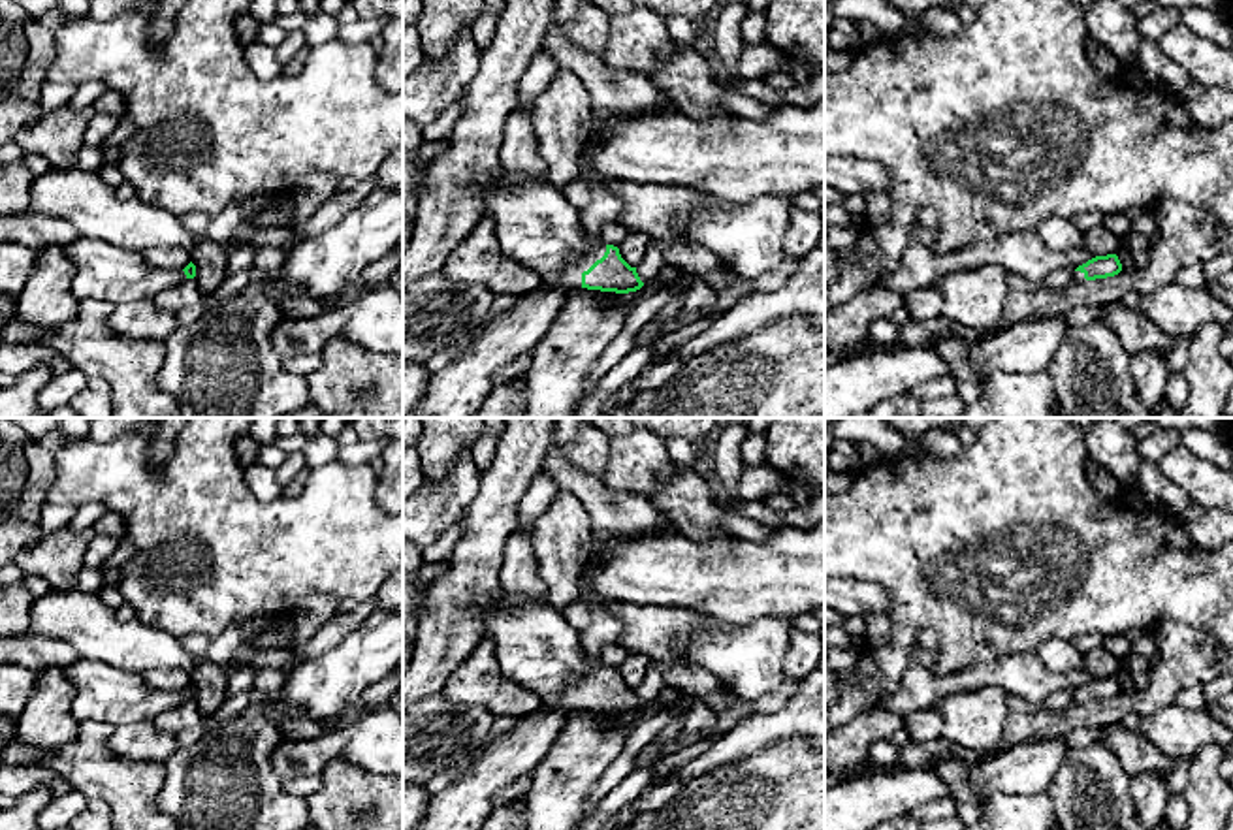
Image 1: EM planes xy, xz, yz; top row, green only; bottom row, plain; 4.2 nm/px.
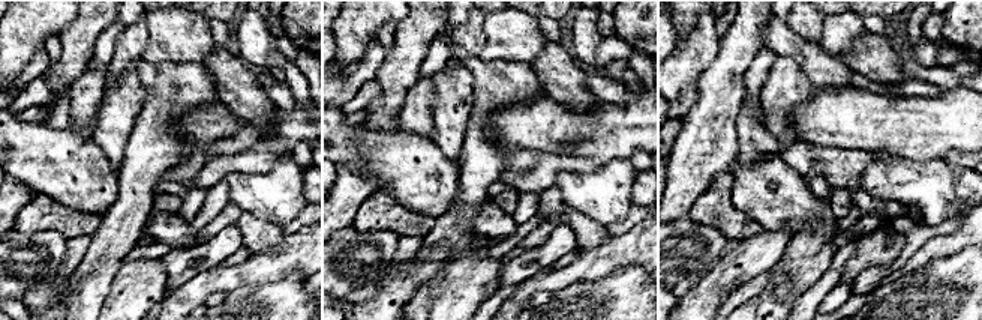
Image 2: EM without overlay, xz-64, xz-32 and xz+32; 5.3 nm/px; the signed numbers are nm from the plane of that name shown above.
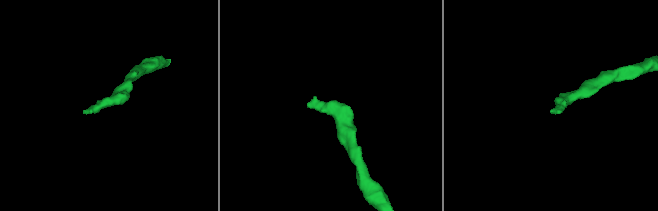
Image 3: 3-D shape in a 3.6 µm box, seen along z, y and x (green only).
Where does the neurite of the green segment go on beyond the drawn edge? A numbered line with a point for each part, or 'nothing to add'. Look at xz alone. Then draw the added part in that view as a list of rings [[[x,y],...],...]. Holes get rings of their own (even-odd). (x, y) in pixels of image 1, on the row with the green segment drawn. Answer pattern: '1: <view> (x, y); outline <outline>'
1: xz (535, 226); outline [[[504,168],[484,192],[482,216],[493,222],[501,254],[536,273],[542,282],[559,280],[563,286],[582,288],[582,273],[606,252],[606,245],[591,245],[585,239],[580,211],[550,181],[512,179]]]

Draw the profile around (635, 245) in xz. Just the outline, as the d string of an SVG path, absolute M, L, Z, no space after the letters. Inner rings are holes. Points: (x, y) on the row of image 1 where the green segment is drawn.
M631 231L625 239L617 245L621 258L631 265L638 267L644 260L651 239L640 231Z

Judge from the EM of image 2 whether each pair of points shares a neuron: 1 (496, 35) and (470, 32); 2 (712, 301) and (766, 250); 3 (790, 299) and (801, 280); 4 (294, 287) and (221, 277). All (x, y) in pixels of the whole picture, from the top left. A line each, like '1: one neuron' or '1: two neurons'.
1: two neurons
2: one neuron
3: one neuron
4: two neurons

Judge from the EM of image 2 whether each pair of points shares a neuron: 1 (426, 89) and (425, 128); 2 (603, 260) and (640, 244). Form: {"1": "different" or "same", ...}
{"1": "same", "2": "same"}

